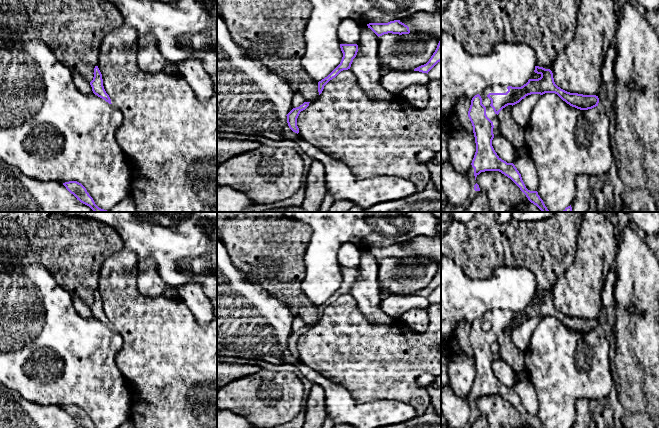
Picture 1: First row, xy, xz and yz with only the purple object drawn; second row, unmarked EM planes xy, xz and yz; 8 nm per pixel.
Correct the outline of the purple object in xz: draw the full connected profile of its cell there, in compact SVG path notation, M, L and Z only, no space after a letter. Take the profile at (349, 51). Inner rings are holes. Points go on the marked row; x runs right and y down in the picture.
M340 44L341 51L343 53L340 64L324 79L318 82L319 95L322 93L324 86L333 78L335 78L341 71L348 70L351 67L353 59L358 52L357 44Z

